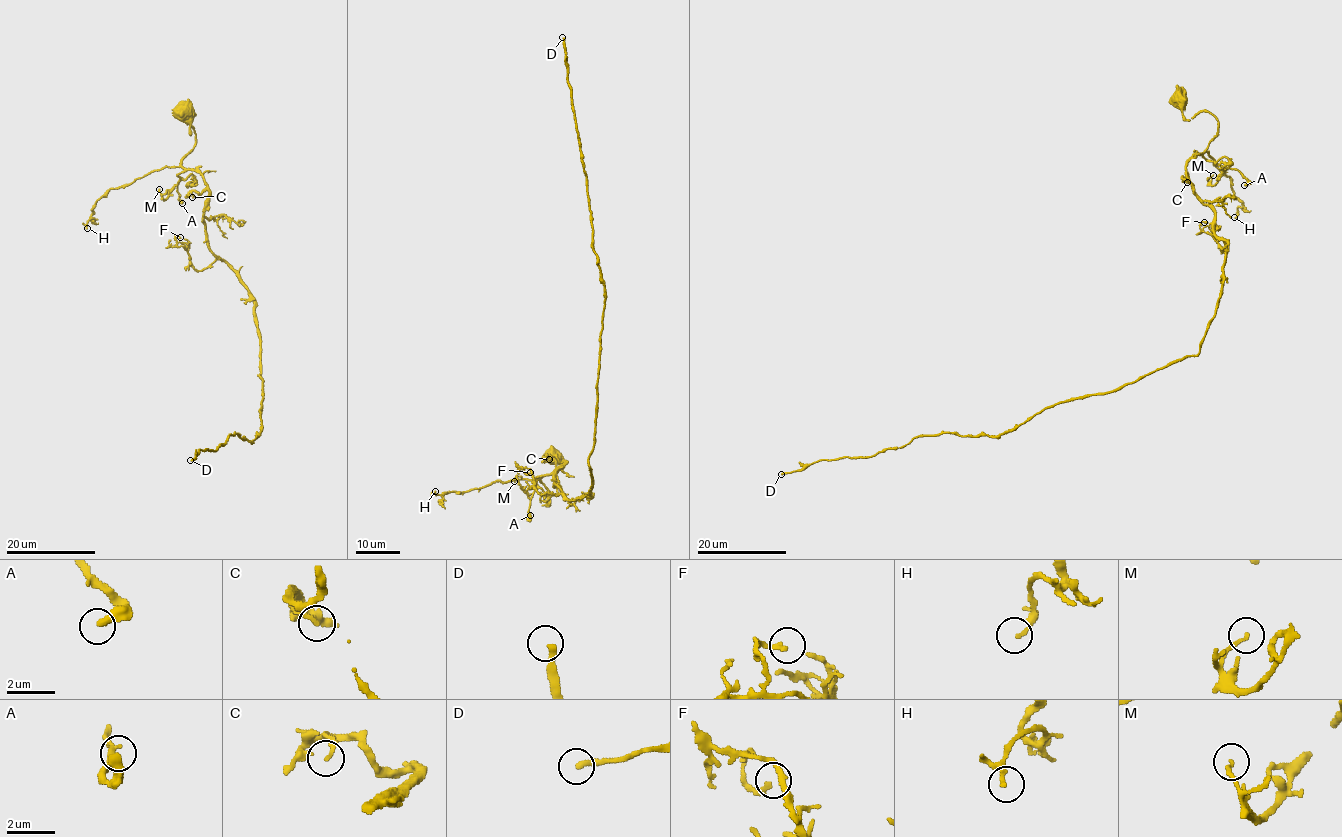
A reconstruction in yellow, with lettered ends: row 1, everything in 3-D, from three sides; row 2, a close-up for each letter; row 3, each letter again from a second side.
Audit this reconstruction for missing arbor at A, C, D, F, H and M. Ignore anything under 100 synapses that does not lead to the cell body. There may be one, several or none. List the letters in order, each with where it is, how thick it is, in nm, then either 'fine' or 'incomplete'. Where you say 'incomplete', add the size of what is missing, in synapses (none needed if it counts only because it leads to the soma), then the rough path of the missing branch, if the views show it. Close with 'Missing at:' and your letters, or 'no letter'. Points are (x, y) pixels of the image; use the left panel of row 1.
A: (182, 203) | 360 nm | fine
C: (192, 197) | 180 nm | fine
D: (190, 460) | 260 nm | incomplete | 600 syn
F: (180, 237) | 190 nm | fine
H: (87, 228) | 170 nm | fine
M: (159, 189) | 160 nm | fine
Missing at: D

